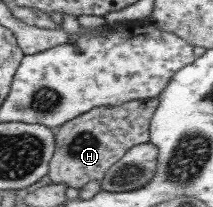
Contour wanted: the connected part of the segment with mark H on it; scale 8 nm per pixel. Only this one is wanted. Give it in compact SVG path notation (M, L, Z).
M154 97L129 100L117 107L96 107L85 115L63 124L56 131L57 147L49 164L48 176L51 182L80 189L88 182L102 180L130 147L147 142L153 112L158 103L159 100Z

